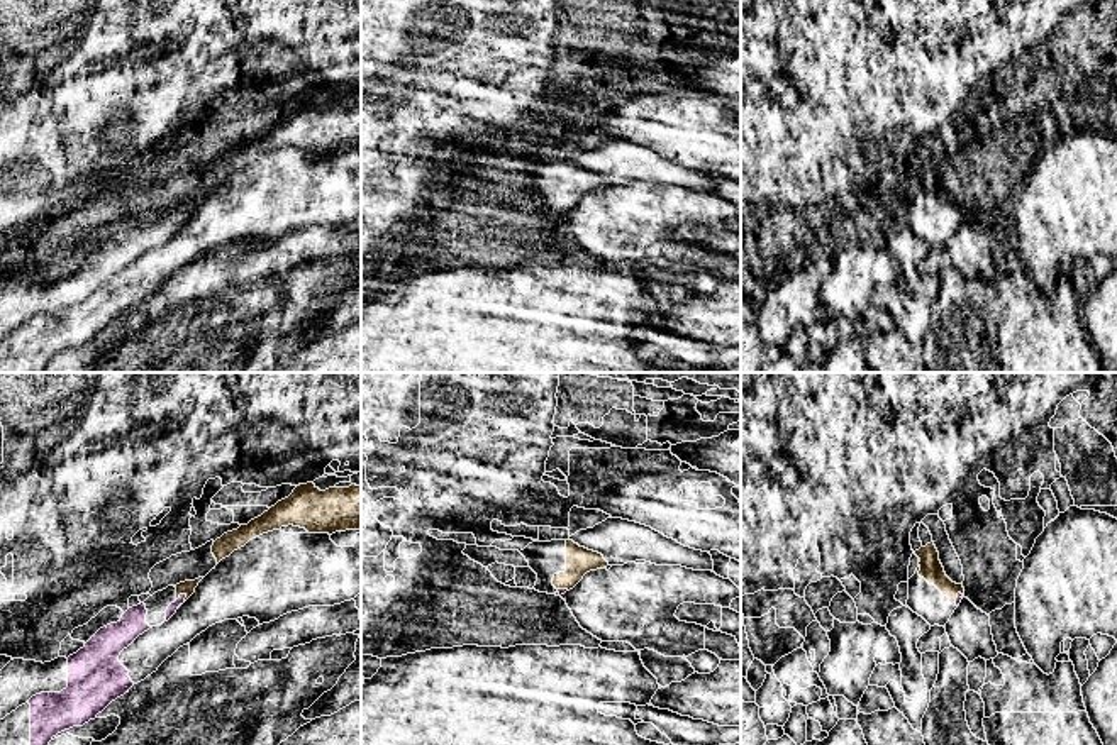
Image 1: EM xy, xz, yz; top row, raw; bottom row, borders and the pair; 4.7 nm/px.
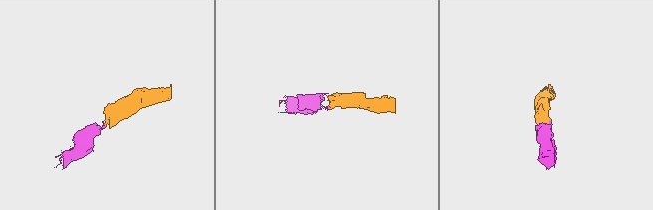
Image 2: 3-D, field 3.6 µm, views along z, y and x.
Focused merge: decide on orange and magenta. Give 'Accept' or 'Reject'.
Accept

